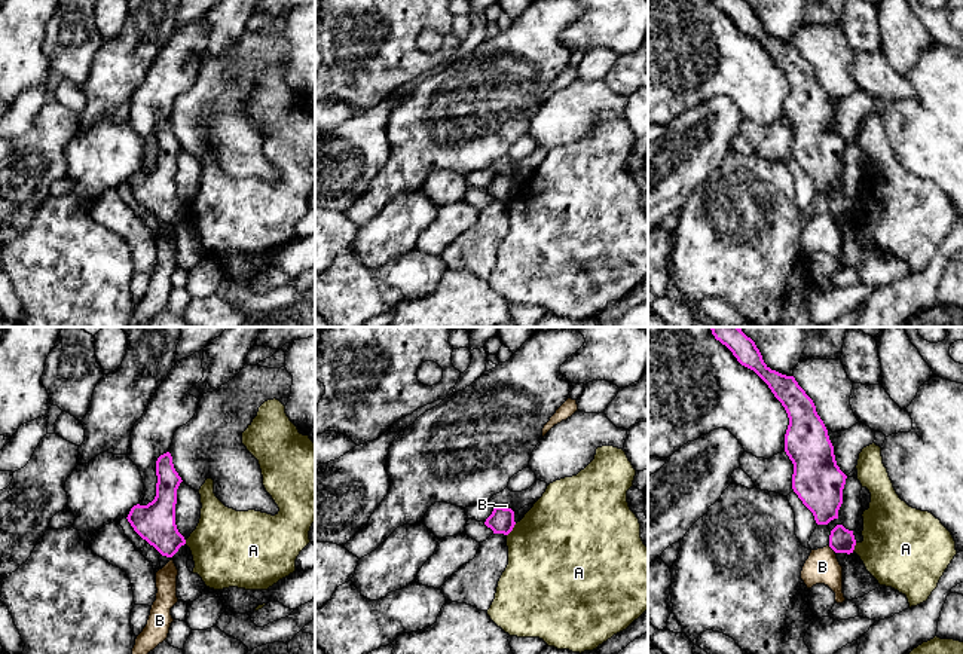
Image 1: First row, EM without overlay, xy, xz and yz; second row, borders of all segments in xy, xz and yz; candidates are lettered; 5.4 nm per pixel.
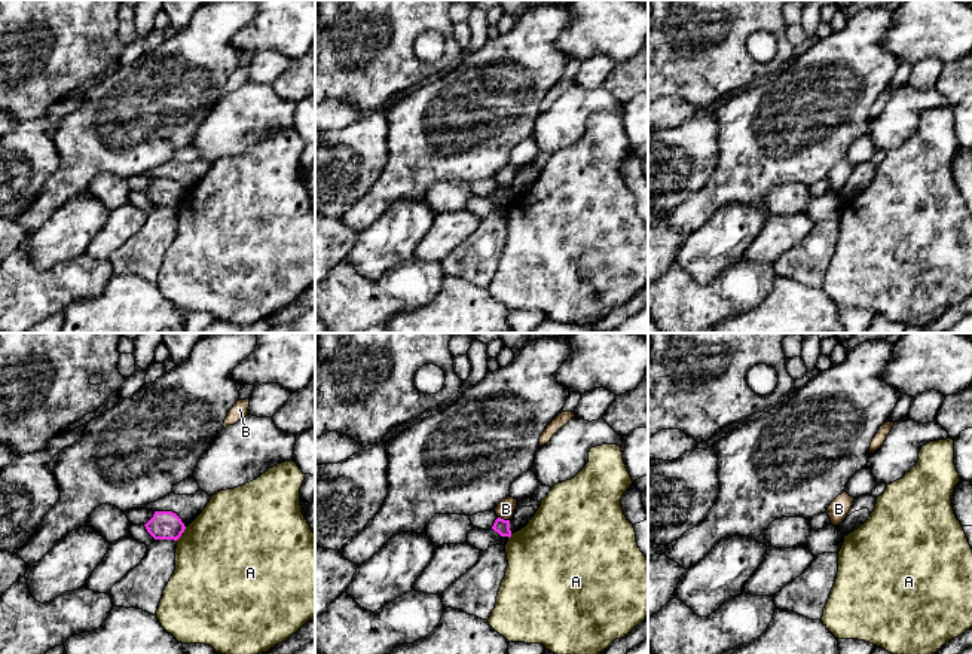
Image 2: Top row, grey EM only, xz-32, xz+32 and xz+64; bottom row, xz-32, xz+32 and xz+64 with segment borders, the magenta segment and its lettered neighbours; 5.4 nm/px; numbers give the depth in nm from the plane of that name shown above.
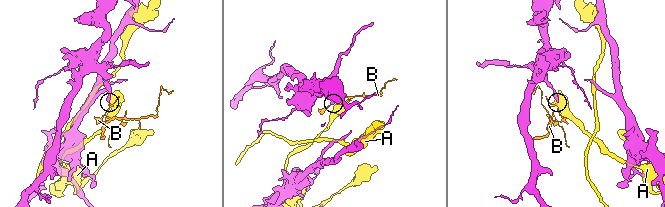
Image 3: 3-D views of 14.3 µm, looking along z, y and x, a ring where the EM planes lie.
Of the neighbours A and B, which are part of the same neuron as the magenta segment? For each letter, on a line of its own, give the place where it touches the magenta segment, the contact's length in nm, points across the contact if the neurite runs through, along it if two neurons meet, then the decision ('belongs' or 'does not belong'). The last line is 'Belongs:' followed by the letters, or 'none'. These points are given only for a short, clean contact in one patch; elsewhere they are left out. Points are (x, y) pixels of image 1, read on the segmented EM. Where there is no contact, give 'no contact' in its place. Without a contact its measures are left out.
A: xz (511, 529) | 90 nm | does not belong
B: yz (832, 549) | 60 nm | along yz (828, 546), (835, 552) | does not belong
Belongs: none

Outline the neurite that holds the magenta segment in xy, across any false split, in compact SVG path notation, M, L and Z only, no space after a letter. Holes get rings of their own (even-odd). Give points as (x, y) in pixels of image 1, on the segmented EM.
M169 452L158 458L156 476L155 499L147 505L134 505L126 519L162 556L172 557L186 540L175 525L177 489L183 480L174 468Z

